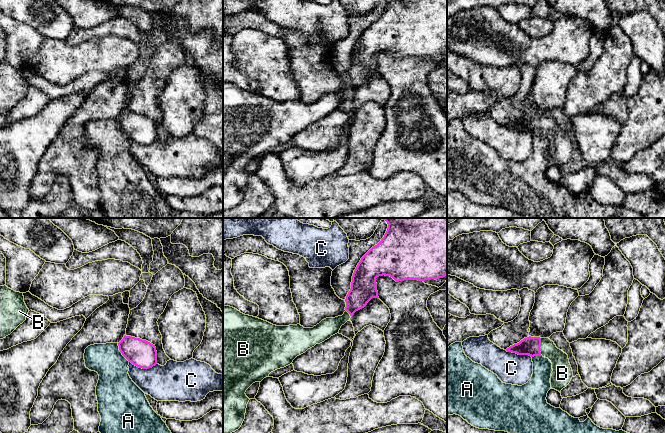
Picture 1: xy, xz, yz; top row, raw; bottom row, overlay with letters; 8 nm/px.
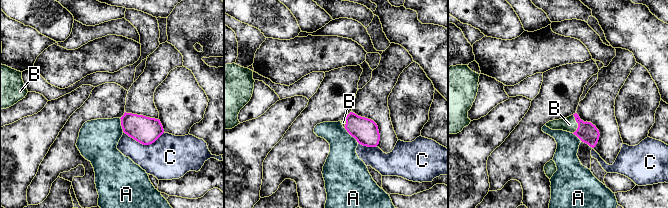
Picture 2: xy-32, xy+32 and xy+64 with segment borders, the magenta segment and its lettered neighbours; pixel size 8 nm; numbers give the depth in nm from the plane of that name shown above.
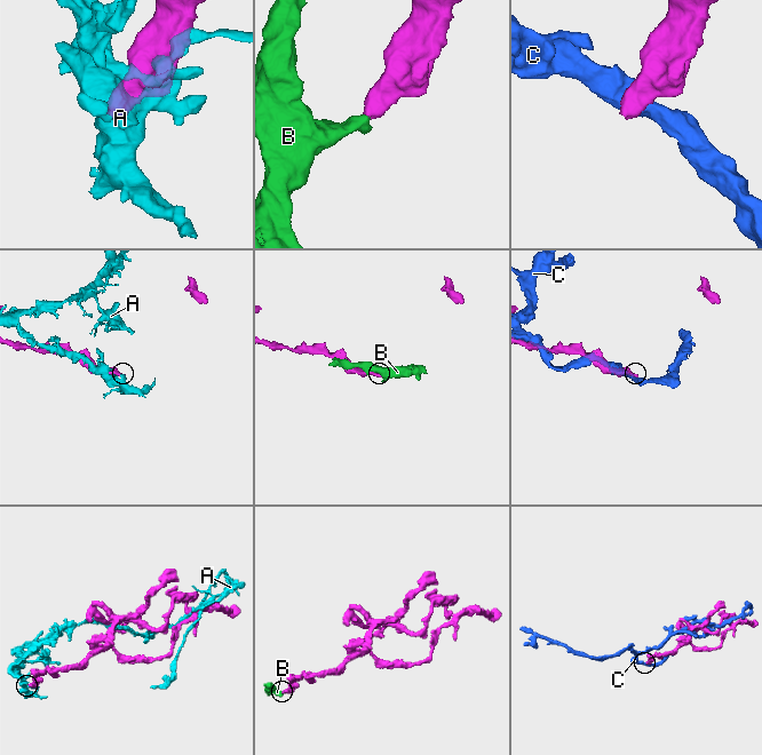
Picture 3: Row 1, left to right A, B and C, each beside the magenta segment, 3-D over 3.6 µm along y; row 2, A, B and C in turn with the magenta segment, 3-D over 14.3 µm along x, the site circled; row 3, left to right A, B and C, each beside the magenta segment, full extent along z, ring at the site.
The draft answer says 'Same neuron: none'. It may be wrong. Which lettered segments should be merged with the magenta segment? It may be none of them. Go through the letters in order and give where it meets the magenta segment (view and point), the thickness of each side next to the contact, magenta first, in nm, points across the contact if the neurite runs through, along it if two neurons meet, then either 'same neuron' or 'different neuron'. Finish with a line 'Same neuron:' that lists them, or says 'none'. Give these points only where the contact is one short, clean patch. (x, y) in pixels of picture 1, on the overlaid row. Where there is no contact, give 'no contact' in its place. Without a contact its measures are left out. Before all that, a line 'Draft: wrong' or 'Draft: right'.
Draft: wrong
A: contact xy (120, 351); calibres 220 and 260 nm; different neuron
B: contact yz (539, 347); calibres 150 and 150 nm; way yz (530, 346), (539, 347), (544, 347), (561, 367); same neuron
C: contact xy (143, 368); calibres 220 and 300 nm; different neuron
Same neuron: B

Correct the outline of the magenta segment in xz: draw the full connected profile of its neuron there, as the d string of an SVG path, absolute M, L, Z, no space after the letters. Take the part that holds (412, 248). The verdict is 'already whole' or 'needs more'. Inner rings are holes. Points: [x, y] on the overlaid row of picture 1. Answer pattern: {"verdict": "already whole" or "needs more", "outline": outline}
{"verdict": "needs more", "outline": "M447 218L382 219L388 224L387 231L381 241L361 258L354 270L351 289L345 299L346 311L342 316L326 318L313 328L304 328L300 324L276 326L262 319L245 315L233 307L223 306L223 433L232 433L241 427L250 400L245 392L253 383L261 382L269 377L271 372L290 365L297 356L339 333L341 326L349 321L356 311L364 308L372 298L379 298L377 277L390 276L399 282L439 279L447 275Z"}

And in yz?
{"verdict": "needs more", "outline": "M527 337L506 349L518 355L543 356L552 363L551 388L559 391L565 388L573 377L568 355L558 349L549 338Z"}

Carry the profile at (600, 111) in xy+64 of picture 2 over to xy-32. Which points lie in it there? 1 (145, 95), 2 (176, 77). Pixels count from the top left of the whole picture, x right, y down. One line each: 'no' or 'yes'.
1: yes
2: no

